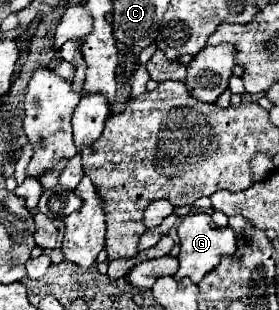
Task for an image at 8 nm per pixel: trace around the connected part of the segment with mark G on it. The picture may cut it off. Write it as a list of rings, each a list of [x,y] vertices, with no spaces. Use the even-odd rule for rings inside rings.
[[[205,212],[185,216],[185,218],[181,220],[177,232],[179,232],[179,248],[181,248],[181,250],[179,250],[179,256],[177,256],[177,260],[179,260],[179,270],[177,270],[177,274],[173,276],[175,280],[191,278],[193,282],[201,282],[201,278],[219,264],[221,256],[233,256],[233,254],[235,254],[235,248],[237,248],[237,246],[235,246],[235,244],[237,244],[235,232],[233,232],[229,226],[227,226],[227,228],[215,226],[213,218],[211,218],[209,214],[205,214]]]

